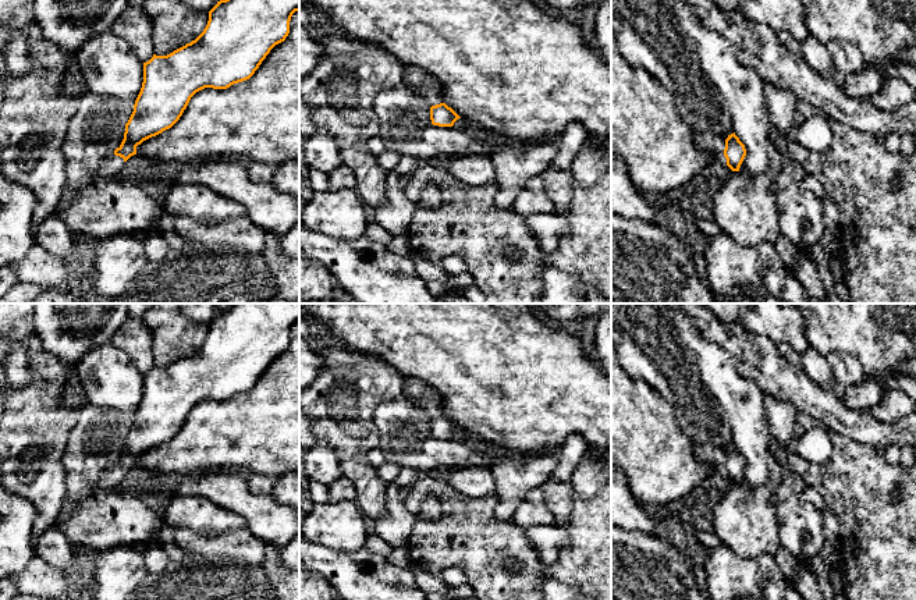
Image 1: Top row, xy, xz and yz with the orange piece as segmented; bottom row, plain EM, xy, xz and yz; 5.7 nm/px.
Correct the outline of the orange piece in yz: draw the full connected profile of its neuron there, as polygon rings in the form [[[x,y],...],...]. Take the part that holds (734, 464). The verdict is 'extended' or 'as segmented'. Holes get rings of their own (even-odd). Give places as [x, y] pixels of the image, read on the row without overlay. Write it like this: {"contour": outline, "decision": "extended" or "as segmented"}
{"contour": [[[695,444],[693,451],[699,461],[713,466],[716,475],[727,476],[732,483],[739,483],[746,461],[735,444],[727,451],[711,444]]], "decision": "extended"}

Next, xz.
{"contour": [[[404,377],[402,395],[416,401],[430,419],[430,432],[433,437],[452,439],[454,434],[461,430],[445,413],[441,395],[425,383]]], "decision": "extended"}

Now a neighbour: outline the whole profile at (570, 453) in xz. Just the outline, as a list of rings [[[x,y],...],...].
[[[569,436],[555,451],[557,468],[551,482],[571,482],[572,473],[587,452],[587,443],[579,436]]]

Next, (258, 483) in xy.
[[[252,473],[246,476],[248,487],[255,494],[270,494],[273,491],[276,476]]]

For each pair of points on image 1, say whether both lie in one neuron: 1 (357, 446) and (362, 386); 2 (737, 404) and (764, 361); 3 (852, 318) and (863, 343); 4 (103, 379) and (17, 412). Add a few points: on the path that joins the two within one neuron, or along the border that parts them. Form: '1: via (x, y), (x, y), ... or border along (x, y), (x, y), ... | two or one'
1: via (357, 430), (358, 401) | one
2: border along (731, 355), (737, 370), (764, 396) | two
3: via (858, 323), (863, 329), (863, 337) | one
4: border along (74, 370), (87, 400) | two

